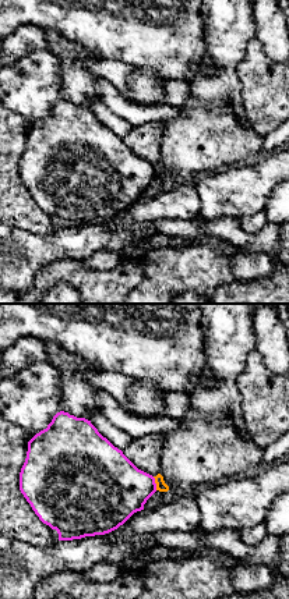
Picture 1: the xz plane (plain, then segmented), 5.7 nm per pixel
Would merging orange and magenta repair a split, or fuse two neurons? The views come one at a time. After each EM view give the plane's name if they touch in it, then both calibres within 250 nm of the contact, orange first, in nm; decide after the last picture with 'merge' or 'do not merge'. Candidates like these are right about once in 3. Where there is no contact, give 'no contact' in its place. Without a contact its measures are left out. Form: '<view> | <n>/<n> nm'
xz | 60/360 nm

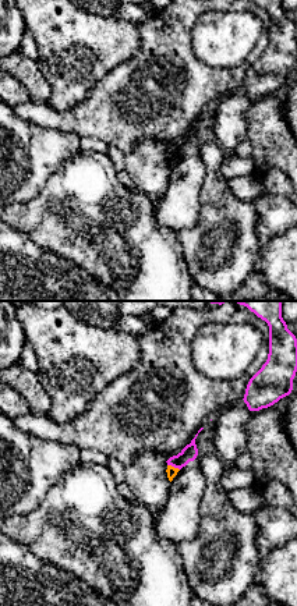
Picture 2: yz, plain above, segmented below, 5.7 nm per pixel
yz | 60/90 nm

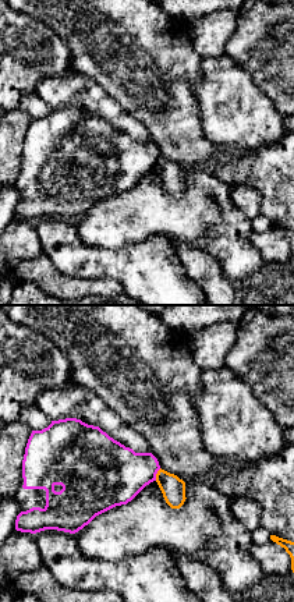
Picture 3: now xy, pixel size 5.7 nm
xy | 140/360 nm

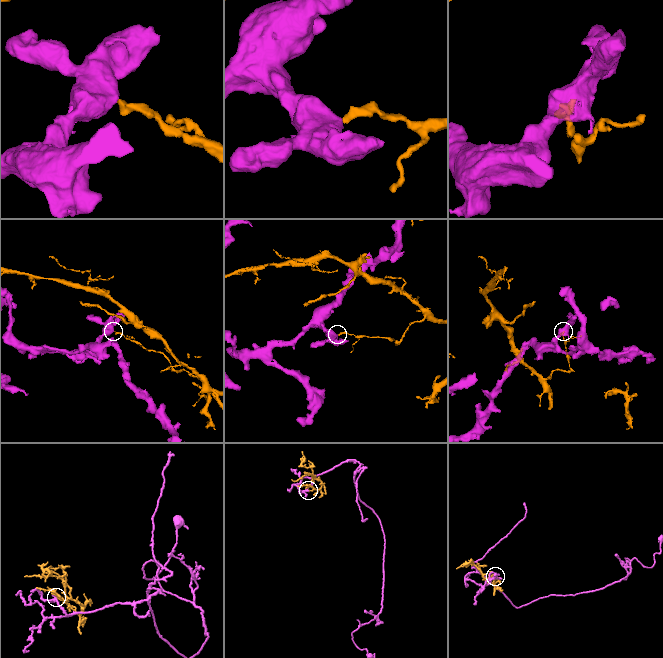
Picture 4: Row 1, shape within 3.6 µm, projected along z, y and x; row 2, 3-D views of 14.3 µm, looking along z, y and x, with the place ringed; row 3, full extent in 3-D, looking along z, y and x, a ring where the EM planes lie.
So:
do not merge

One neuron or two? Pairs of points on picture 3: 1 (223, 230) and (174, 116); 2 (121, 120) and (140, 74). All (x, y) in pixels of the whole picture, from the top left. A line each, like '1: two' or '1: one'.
1: two
2: two

